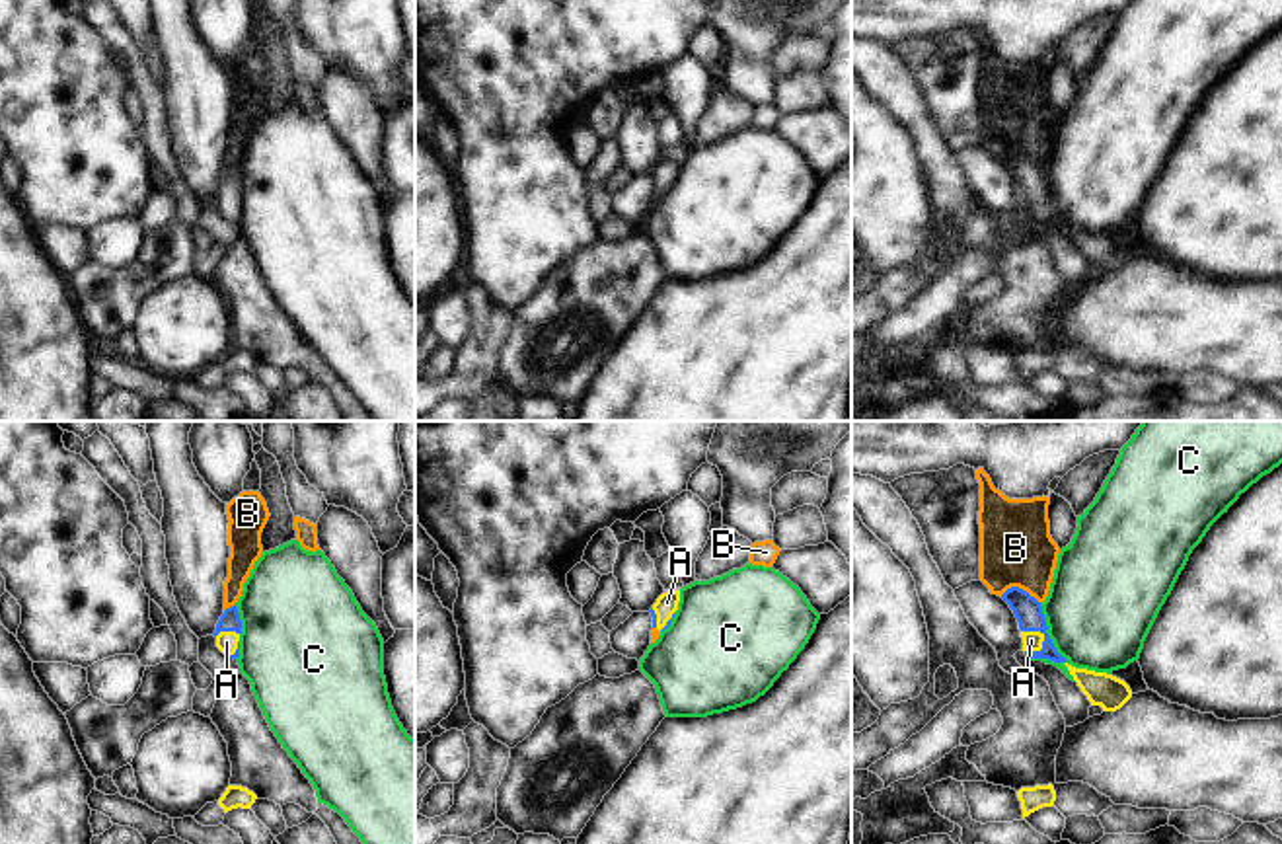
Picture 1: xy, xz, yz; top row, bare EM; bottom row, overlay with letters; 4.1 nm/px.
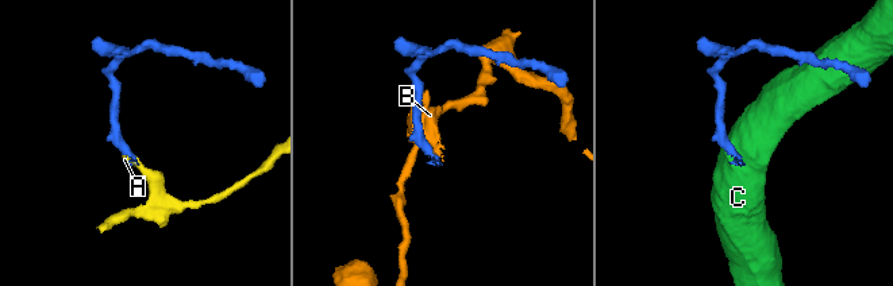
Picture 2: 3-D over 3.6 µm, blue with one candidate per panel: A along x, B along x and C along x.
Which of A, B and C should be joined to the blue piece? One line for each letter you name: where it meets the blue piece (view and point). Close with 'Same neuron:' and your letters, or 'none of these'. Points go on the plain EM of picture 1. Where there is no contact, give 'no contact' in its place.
A: contact yz (1039, 193)
Same neuron: A

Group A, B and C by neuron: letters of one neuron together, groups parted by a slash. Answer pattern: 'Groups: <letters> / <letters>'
Groups: A / B / C

